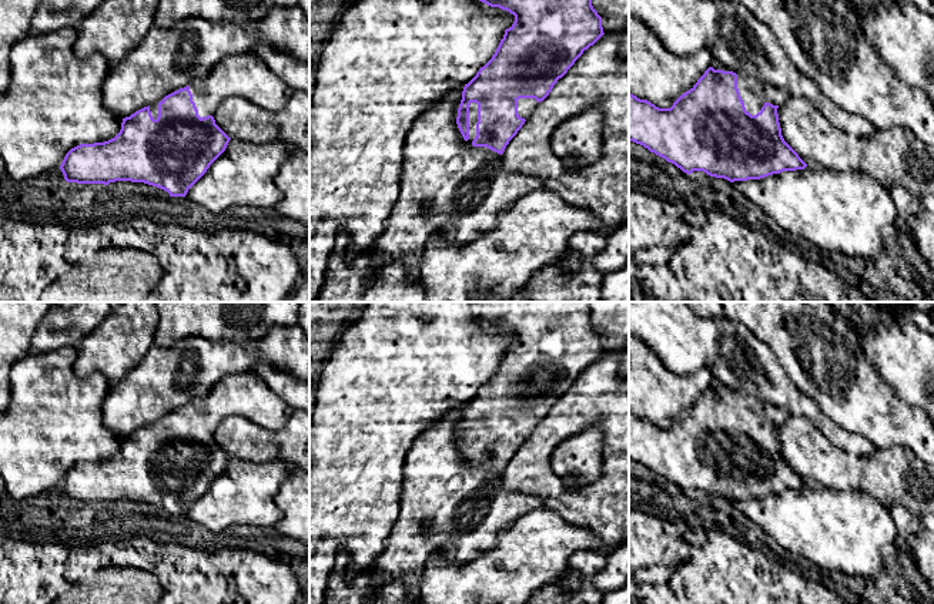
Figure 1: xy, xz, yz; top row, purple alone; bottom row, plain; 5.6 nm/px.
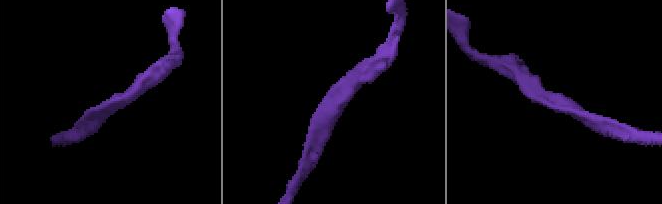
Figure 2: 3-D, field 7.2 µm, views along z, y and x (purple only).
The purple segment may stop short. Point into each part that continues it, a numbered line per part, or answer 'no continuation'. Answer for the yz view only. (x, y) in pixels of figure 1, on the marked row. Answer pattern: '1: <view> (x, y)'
1: yz (753, 93)

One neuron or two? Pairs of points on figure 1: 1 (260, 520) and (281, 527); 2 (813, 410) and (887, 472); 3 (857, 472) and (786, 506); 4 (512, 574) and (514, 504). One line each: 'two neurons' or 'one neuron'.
1: two neurons
2: two neurons
3: two neurons
4: two neurons

